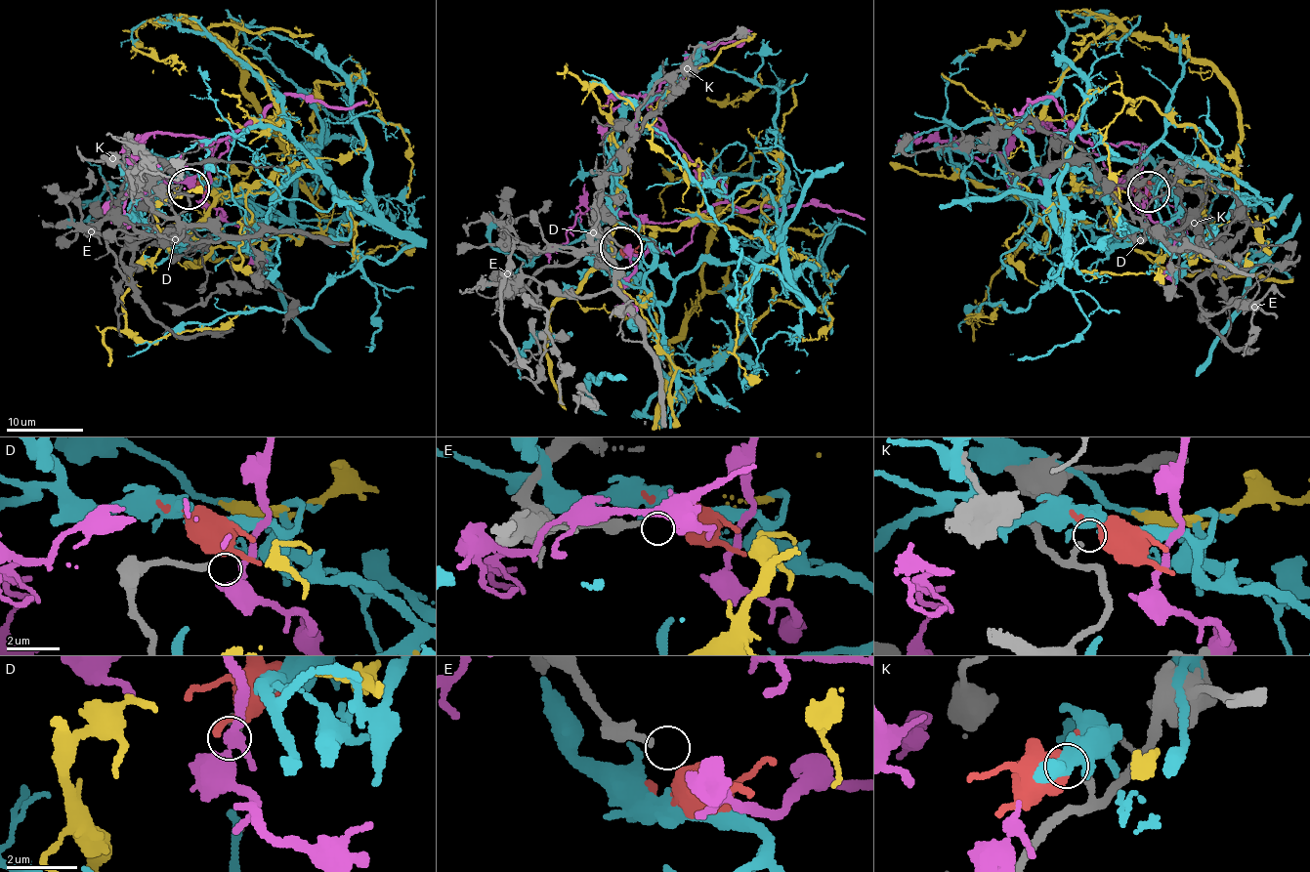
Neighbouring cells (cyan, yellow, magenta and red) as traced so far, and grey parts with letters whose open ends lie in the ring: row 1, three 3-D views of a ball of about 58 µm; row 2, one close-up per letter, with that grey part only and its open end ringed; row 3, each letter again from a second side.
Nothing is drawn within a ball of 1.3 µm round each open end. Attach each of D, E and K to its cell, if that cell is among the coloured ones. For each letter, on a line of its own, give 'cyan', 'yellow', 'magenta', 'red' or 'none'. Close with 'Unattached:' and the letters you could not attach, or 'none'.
D: magenta
E: none
K: red
Unattached: E

